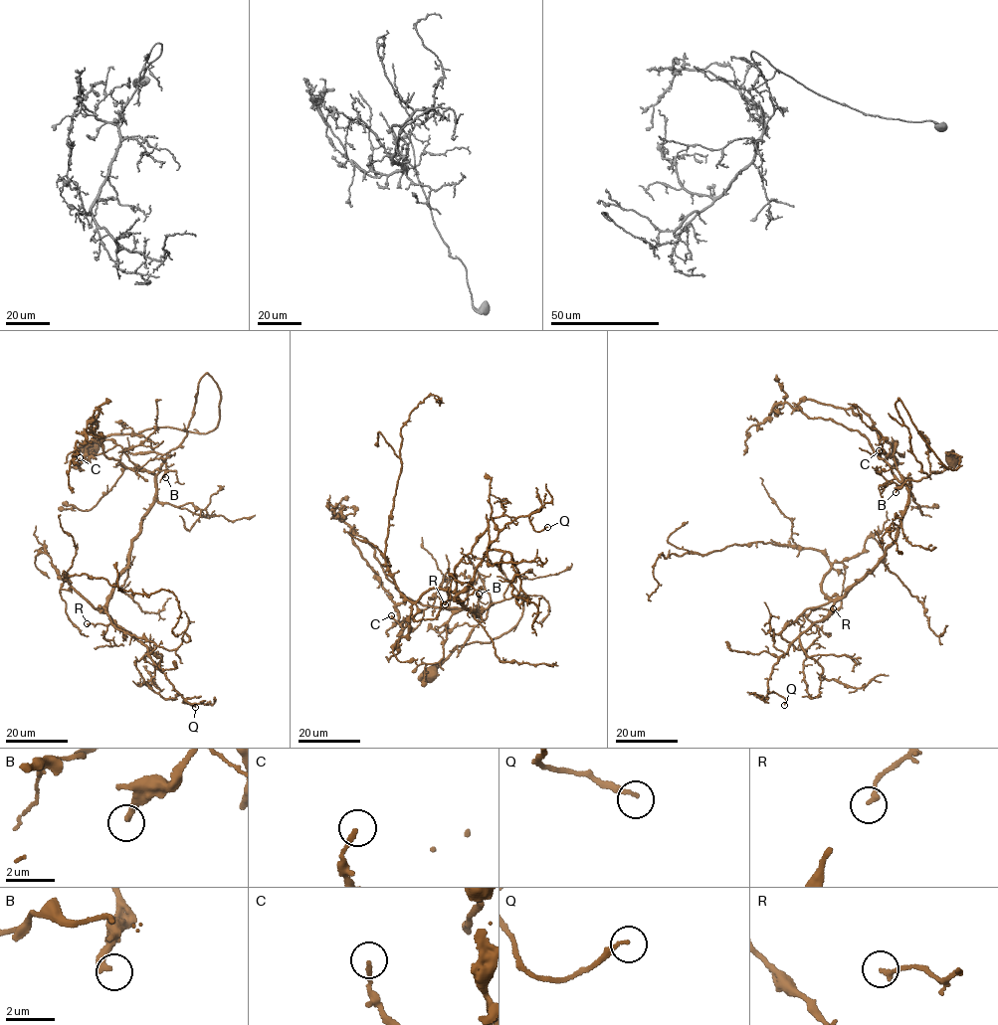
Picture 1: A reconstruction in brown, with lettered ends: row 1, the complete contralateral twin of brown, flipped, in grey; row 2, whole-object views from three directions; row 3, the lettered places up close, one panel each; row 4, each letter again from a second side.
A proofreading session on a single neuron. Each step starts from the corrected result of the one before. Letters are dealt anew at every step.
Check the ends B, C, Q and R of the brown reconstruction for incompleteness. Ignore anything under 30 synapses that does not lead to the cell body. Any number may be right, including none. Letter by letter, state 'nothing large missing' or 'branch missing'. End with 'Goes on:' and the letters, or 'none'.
B: nothing large missing
C: nothing large missing
Q: nothing large missing
R: nothing large missing
Goes on: none

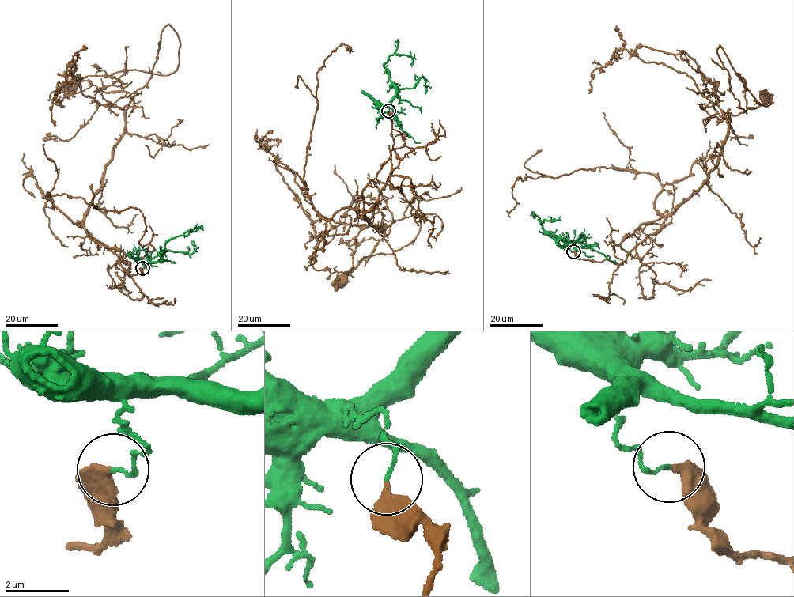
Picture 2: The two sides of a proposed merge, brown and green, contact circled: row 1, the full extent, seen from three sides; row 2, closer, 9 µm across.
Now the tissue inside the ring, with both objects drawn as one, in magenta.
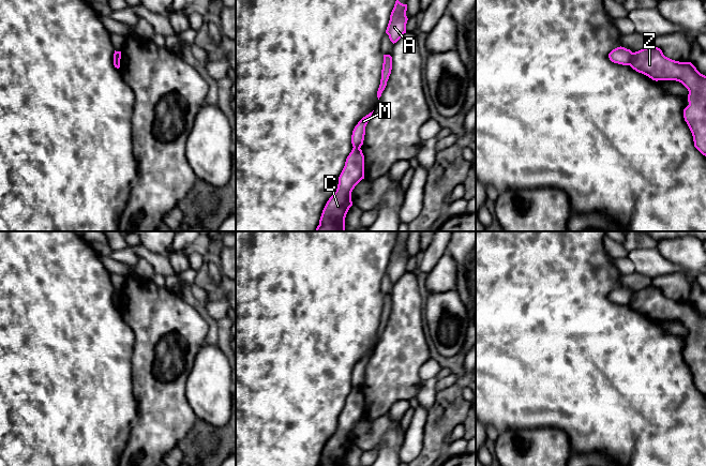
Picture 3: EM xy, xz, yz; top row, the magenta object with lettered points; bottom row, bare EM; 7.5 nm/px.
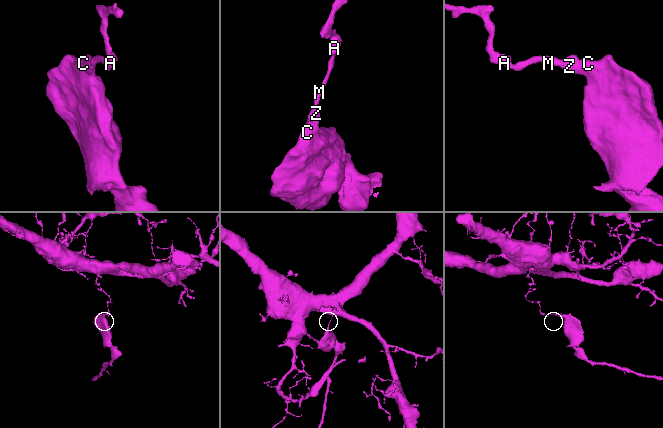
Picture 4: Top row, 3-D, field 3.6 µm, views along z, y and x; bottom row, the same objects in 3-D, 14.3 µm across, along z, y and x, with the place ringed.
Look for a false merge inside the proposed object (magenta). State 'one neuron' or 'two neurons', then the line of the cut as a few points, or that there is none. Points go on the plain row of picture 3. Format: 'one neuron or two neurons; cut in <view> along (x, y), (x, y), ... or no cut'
two neurons; cut in yz along (632, 292), (629, 304)

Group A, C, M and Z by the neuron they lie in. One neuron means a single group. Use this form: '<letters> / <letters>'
A M / C Z

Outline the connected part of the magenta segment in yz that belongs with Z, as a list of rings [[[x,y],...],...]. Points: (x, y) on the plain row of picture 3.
[[[654,285],[632,292],[630,306],[652,320],[676,320],[689,331],[689,345],[684,349],[694,387],[706,396],[706,316],[691,302],[679,302],[665,297]]]

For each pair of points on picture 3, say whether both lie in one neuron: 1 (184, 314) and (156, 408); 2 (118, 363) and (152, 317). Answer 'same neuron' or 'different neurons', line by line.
1: same neuron
2: different neurons

